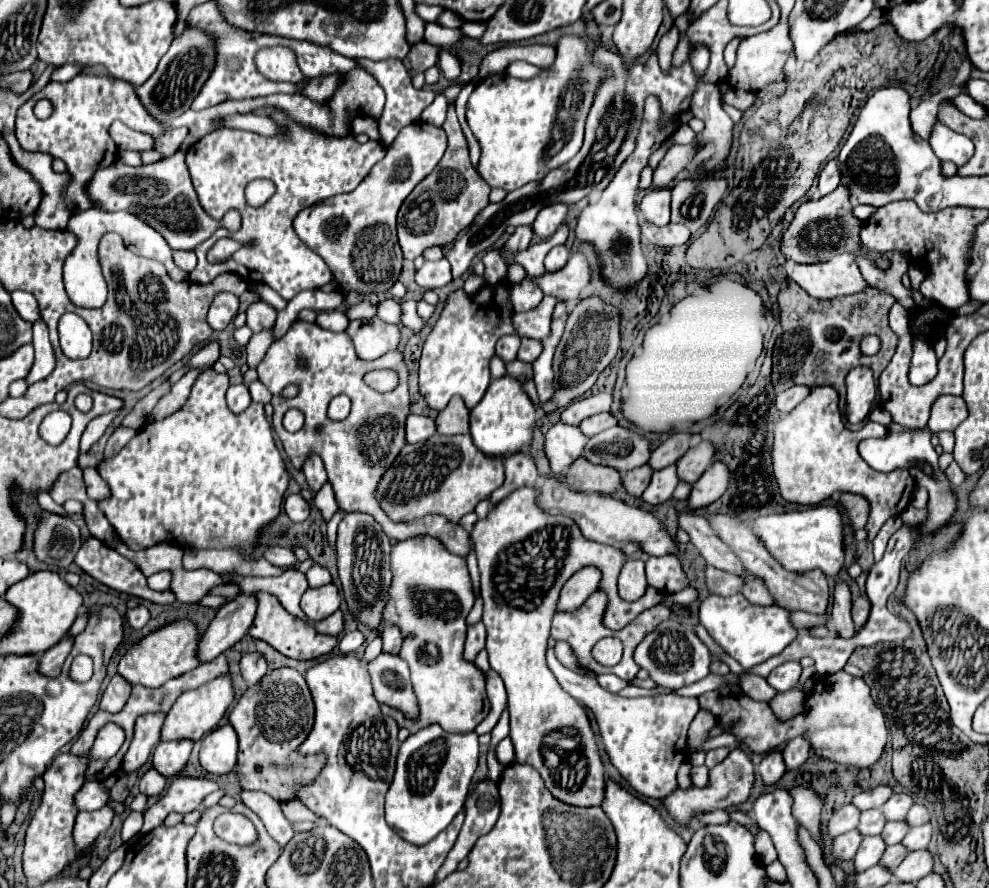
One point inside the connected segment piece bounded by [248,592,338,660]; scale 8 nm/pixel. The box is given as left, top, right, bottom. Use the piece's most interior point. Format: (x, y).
(296, 639)

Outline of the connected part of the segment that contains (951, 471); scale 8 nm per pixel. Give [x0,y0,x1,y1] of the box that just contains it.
[946,462,966,486]

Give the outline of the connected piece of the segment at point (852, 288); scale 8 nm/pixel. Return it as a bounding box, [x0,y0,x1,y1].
[786,254,868,298]

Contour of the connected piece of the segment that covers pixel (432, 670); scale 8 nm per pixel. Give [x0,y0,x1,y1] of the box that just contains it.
[380,536,490,734]

